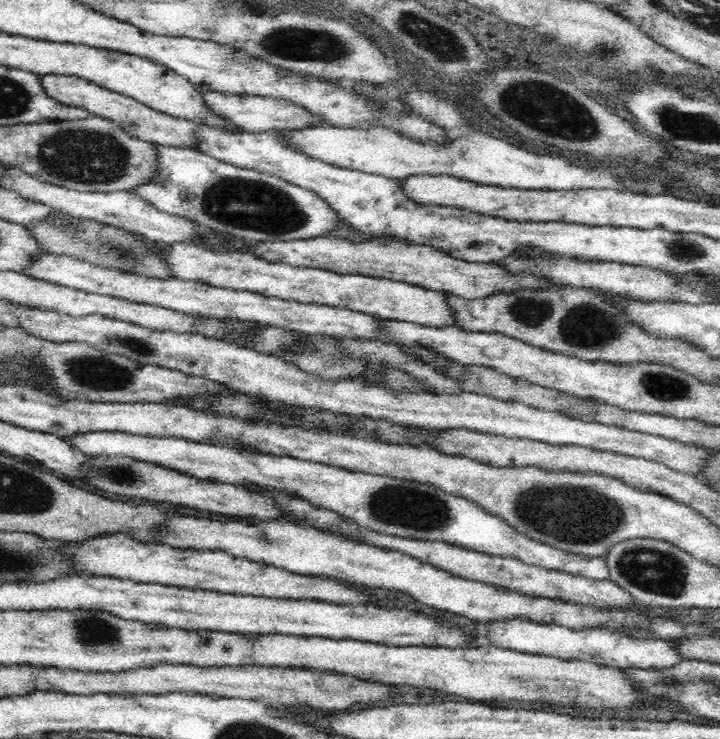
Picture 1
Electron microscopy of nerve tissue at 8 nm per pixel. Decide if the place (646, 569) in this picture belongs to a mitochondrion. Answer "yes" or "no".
yes

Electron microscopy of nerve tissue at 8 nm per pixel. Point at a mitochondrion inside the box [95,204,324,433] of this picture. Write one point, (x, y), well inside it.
(136, 346)

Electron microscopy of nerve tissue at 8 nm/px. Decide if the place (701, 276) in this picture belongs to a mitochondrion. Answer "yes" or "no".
no

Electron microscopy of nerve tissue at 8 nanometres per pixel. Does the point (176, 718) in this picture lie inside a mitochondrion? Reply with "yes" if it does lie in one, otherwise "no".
no

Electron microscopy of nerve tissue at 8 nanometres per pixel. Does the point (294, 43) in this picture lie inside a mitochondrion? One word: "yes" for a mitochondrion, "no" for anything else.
yes

